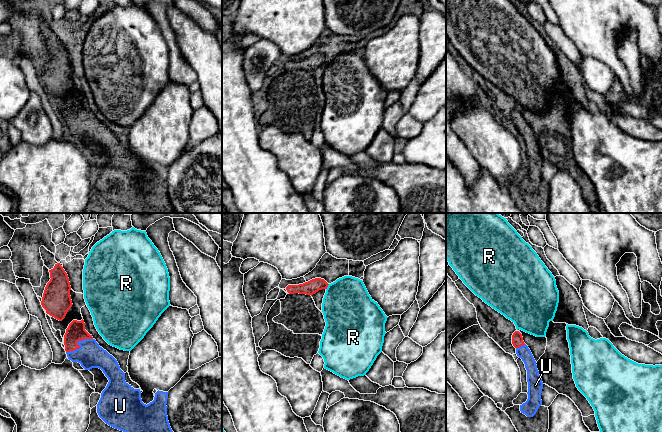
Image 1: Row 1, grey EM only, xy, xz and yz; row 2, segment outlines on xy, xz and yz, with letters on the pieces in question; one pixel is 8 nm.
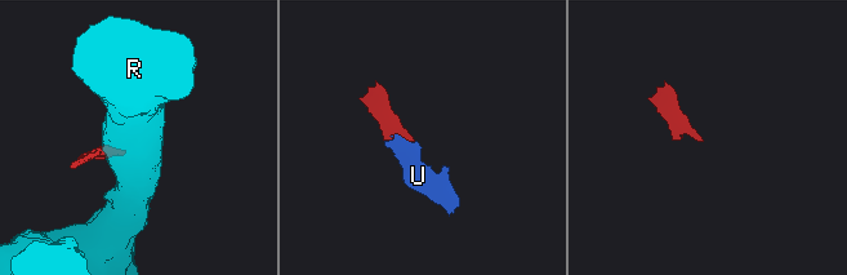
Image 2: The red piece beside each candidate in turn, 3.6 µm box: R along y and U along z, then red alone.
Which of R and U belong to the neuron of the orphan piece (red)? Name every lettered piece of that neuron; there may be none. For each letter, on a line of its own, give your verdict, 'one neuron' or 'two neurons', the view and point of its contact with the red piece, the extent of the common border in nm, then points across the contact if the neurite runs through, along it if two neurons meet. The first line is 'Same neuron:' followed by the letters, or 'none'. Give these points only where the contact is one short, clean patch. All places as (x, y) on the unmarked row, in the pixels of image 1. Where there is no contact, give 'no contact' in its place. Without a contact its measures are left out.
Same neuron: U
R: two neurons | xz (327, 62) | 50 nm
U: one neuron | xy (77, 120) | 240 nm | across xy (75, 108), (77, 120), (90, 131)

